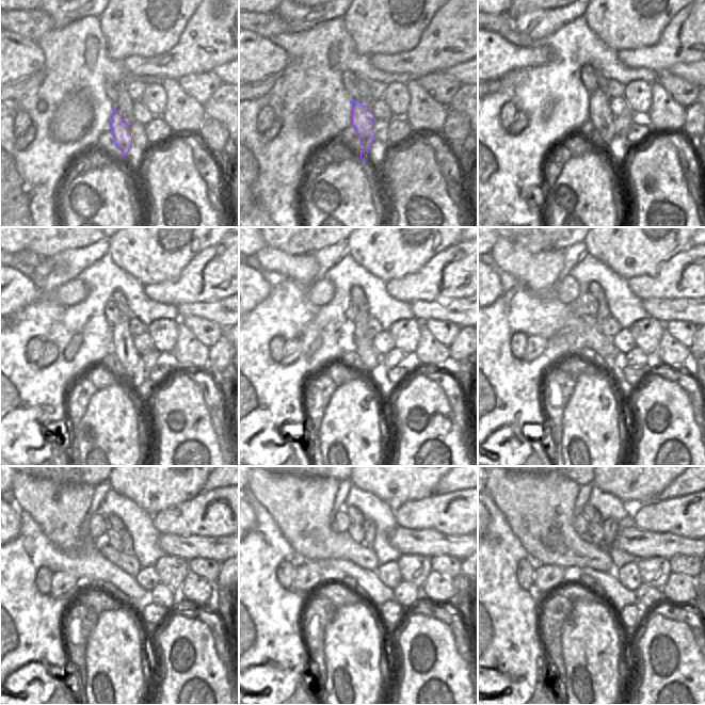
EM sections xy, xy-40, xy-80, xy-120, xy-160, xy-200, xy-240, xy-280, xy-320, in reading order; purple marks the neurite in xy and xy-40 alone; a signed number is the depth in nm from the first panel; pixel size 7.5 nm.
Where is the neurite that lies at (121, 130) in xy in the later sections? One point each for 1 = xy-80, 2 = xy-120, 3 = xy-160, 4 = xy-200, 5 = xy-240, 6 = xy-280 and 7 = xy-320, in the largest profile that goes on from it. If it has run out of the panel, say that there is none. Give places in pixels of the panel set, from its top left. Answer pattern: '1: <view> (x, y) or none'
1: xy-80 (601, 115)
2: xy-120 (124, 348)
3: xy-160 (363, 345)
4: xy-200 (603, 311)
5: xy-240 (127, 540)
6: xy-280 (368, 527)
7: xy-320 (610, 527)

